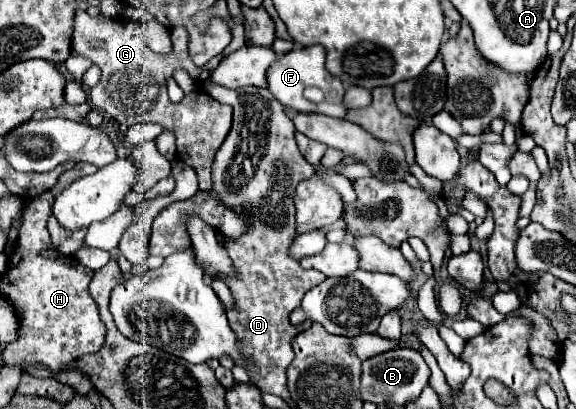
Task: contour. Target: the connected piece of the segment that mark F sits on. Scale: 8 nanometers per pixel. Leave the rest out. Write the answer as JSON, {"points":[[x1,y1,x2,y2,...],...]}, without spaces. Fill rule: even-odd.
{"points":[[321,45,293,49,291,53,281,55,267,71,269,79,269,91,279,99,289,111,297,113,323,113,329,117,345,117,347,109,343,107,343,93,345,87,339,77,333,77,325,69,325,49],[309,89,321,91,321,97,311,99]]}

